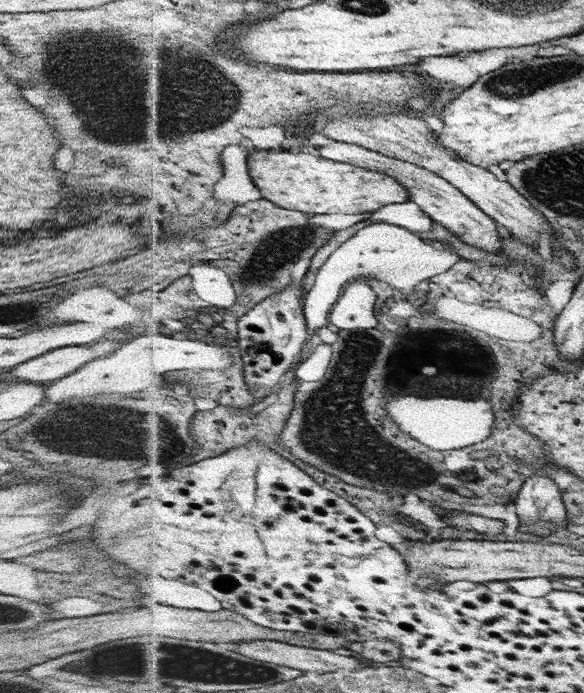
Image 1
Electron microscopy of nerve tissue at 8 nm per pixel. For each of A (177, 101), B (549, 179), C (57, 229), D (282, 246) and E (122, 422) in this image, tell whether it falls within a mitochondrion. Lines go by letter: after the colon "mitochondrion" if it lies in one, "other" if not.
A: mitochondrion
B: mitochondrion
C: other
D: mitochondrion
E: mitochondrion

